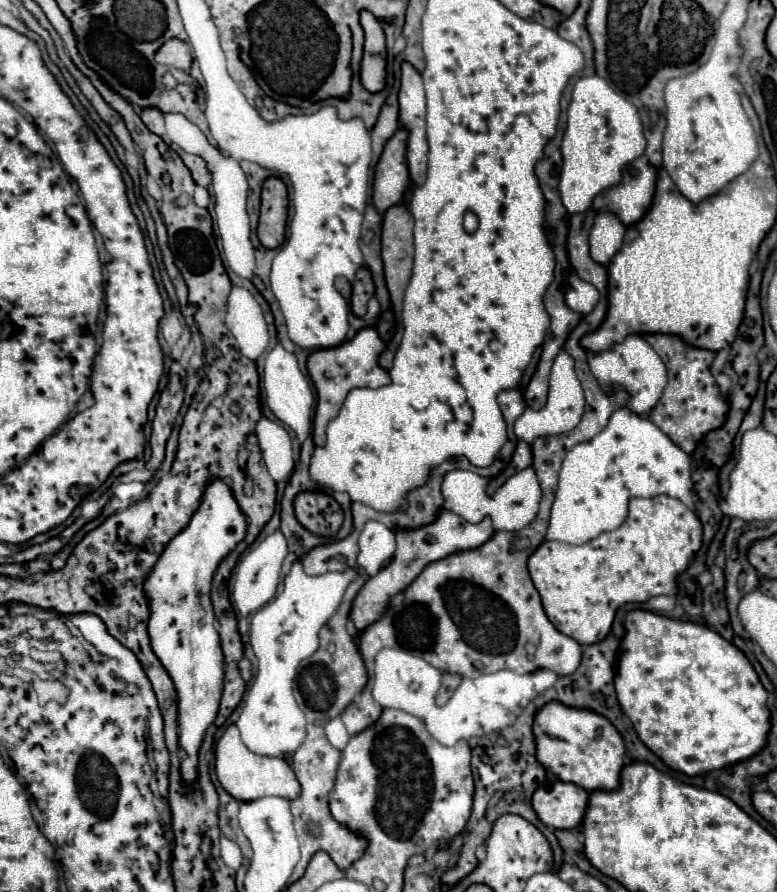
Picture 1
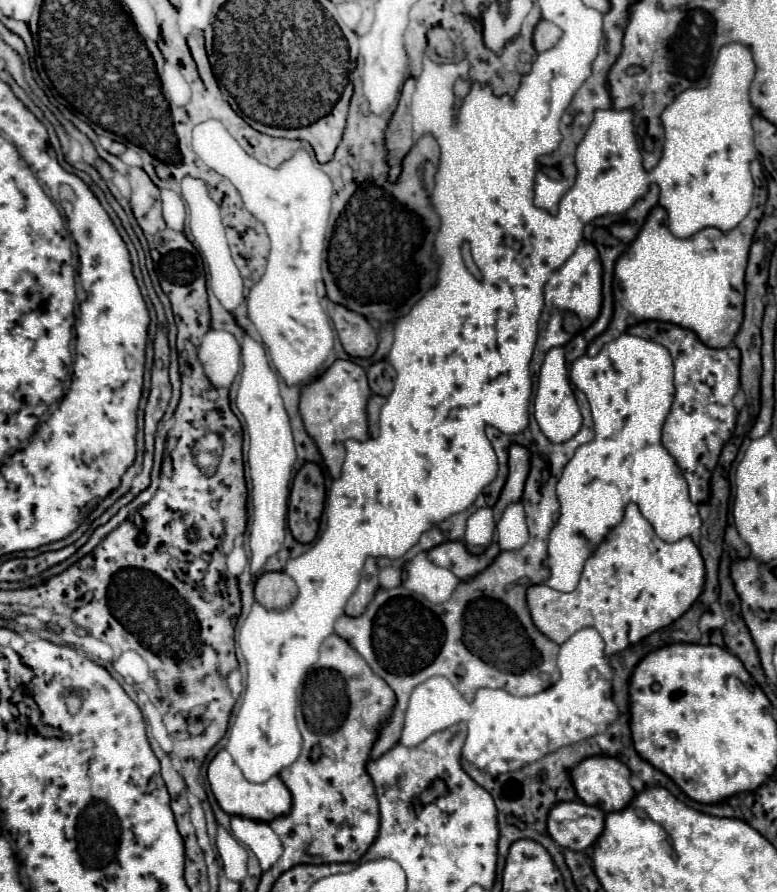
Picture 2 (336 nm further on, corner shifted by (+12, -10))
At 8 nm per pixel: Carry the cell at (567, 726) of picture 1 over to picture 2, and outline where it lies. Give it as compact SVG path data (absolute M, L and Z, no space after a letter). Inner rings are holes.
M593 756L589 760L583 760L581 764L577 764L577 768L573 768L573 772L569 772L573 776L573 786L577 790L577 796L589 804L589 806L597 806L603 812L617 812L623 810L635 796L633 786L629 784L631 772L625 764L621 764L617 758L603 758L603 756Z

